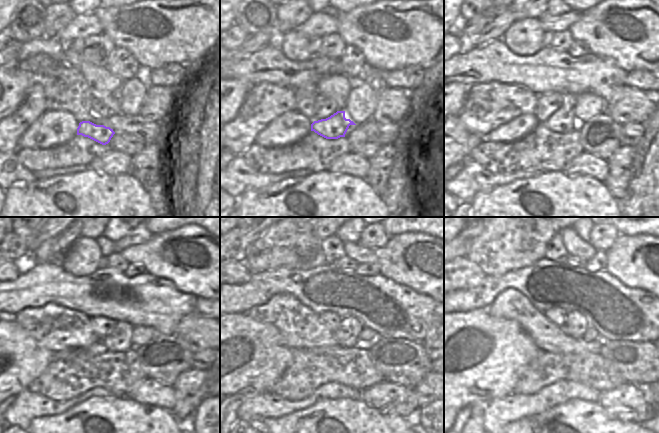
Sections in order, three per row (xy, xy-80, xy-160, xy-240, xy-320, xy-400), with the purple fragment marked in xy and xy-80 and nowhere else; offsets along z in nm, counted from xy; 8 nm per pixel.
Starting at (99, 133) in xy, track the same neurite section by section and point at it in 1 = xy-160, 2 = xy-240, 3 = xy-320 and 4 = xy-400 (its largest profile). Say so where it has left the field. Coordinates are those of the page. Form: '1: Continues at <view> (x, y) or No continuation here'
1: Continues at xy-160 (561, 121)
2: Continues at xy-240 (119, 340)
3: Continues at xy-320 (347, 334)
4: Continues at xy-400 (576, 324).

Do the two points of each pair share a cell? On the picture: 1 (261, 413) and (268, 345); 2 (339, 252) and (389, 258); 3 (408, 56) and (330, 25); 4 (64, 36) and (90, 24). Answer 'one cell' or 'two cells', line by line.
1: two cells
2: two cells
3: two cells
4: one cell

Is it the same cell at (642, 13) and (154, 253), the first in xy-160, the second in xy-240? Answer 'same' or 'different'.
same

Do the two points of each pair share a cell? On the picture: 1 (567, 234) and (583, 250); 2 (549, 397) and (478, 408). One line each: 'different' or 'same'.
1: same
2: same

